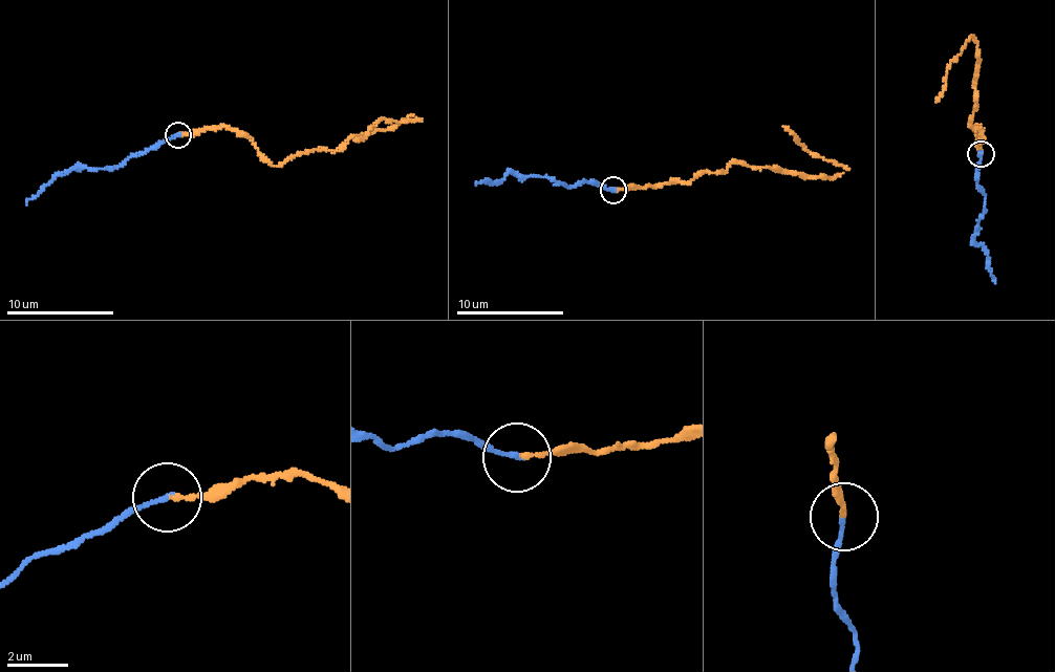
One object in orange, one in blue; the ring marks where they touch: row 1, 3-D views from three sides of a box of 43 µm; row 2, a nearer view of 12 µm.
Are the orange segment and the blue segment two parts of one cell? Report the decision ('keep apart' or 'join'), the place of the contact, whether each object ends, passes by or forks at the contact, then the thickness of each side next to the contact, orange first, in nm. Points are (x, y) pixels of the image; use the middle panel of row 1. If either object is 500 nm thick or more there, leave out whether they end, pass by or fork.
keep apart; at (612, 190); orange ends there; blue ends there; 140 nm thick on the orange side, 150 nm on the other

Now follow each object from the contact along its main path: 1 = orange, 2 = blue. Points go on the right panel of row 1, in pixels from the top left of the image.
1: (981, 155), (976, 124), (981, 141), (985, 138), (971, 124), (980, 56), (973, 35), (953, 60), (935, 102)
2: (981, 155), (976, 182), (985, 198), (973, 241), (983, 250), (995, 283)

